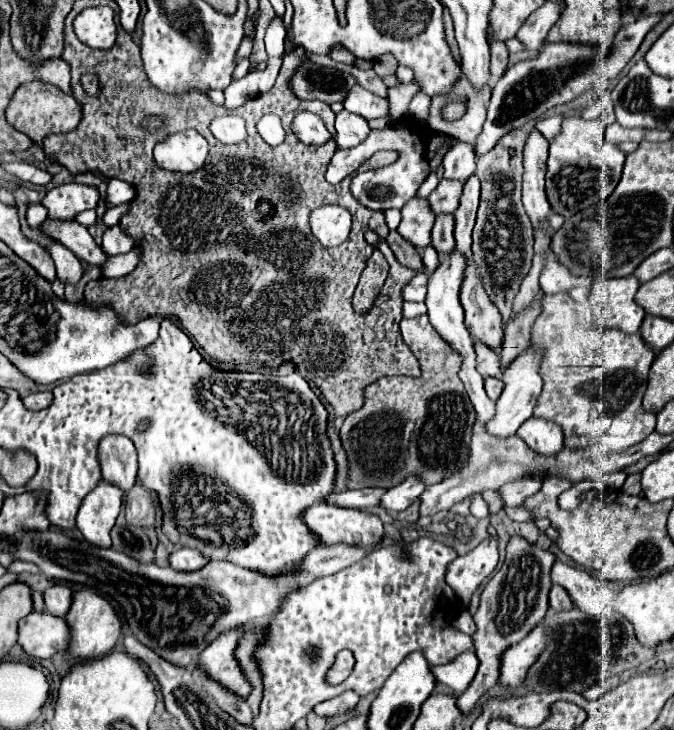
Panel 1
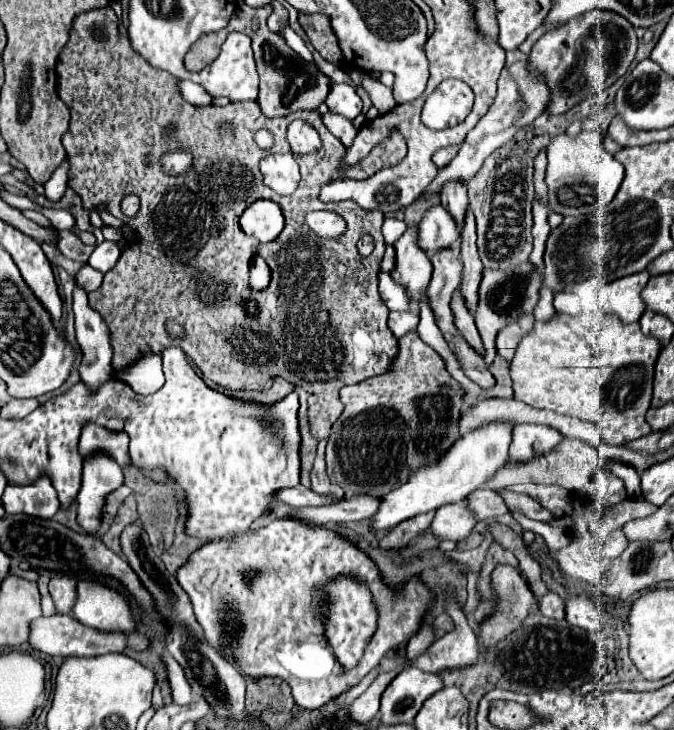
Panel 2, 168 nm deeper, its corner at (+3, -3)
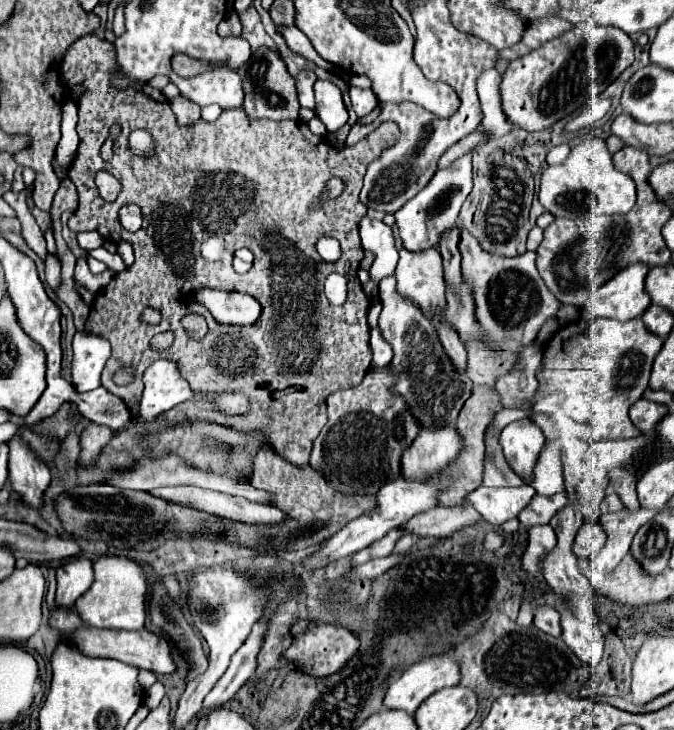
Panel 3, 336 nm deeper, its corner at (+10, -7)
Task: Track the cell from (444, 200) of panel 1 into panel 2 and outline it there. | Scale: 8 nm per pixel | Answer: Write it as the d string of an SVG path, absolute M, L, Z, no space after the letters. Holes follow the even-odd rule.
M441 205L431 207L423 221L419 223L417 231L417 245L433 255L439 249L449 249L457 241L457 227L453 227L453 219L445 215L445 209Z

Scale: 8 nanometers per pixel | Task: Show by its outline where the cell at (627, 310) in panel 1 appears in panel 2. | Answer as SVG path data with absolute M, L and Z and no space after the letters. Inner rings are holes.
M641 271L603 285L599 289L599 305L603 313L615 313L623 323L639 321L639 317L645 311L641 289L649 281L649 277L649 271Z

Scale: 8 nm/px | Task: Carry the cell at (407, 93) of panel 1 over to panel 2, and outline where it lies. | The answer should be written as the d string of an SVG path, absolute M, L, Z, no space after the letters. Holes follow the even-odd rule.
M363 73L363 77L361 77L361 85L363 85L363 89L367 91L371 103L379 109L381 115L387 113L387 111L391 111L391 109L395 107L393 93L391 93L391 89L385 87L383 83L379 83L379 81L375 81L375 79L369 79L369 75Z

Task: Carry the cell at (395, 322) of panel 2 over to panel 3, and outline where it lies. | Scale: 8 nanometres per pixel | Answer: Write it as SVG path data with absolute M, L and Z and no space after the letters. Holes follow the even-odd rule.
M374 327L374 329L372 329L370 345L372 345L372 353L374 353L372 369L382 367L382 365L388 365L388 363L392 361L392 357L394 357L394 349L392 349L392 345L382 337L380 327Z

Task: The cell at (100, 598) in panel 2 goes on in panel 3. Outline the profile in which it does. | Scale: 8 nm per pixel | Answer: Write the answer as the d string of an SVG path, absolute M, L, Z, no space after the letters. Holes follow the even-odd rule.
M104 555L94 561L94 583L90 591L78 599L74 605L76 613L90 627L104 627L104 629L142 629L146 619L146 599L148 599L148 581L144 577L142 567L126 557L112 557Z

